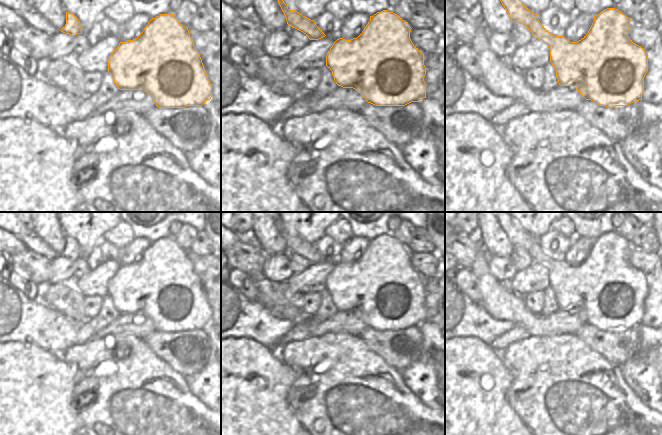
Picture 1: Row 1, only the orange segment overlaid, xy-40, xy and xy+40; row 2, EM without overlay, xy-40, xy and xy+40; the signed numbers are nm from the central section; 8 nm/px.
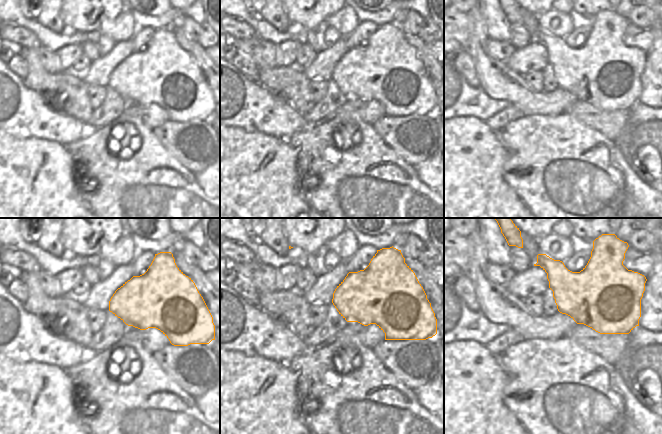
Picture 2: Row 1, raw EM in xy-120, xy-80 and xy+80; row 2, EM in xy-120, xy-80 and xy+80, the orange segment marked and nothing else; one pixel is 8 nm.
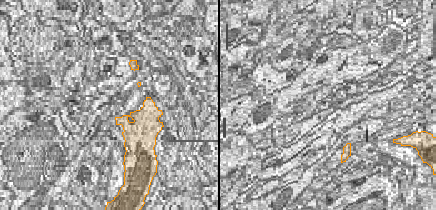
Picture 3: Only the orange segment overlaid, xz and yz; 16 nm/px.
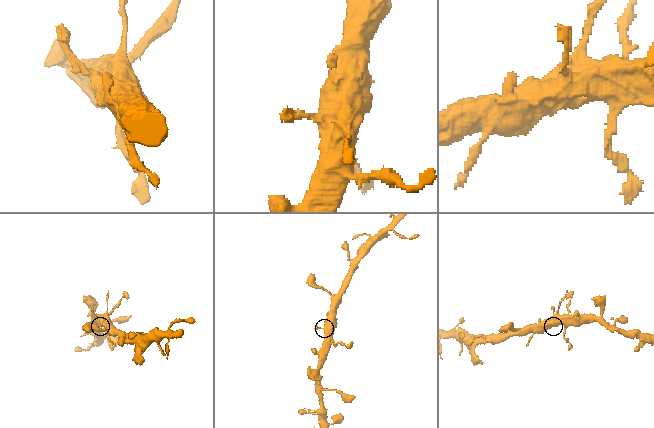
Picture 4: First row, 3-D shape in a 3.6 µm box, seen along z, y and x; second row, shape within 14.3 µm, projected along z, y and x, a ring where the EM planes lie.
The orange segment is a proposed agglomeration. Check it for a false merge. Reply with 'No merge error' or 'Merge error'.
No merge error.

